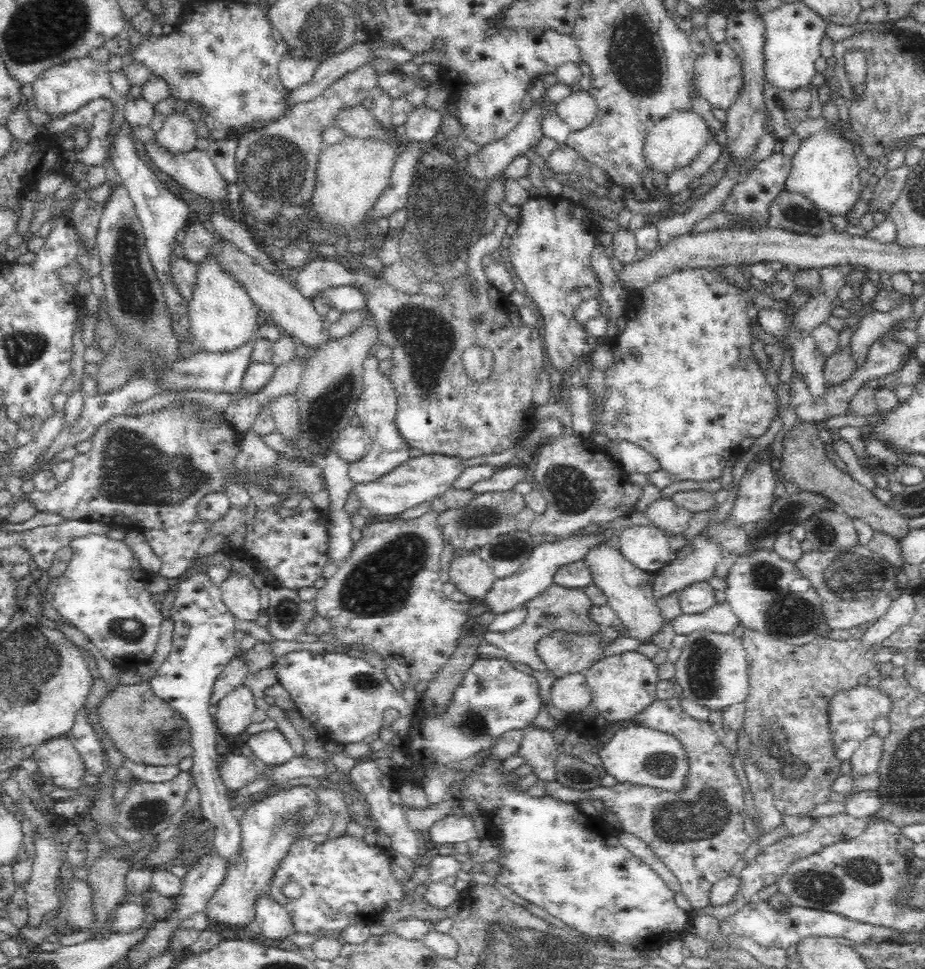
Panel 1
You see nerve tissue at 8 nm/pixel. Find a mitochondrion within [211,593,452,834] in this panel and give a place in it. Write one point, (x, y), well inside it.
(365, 682)

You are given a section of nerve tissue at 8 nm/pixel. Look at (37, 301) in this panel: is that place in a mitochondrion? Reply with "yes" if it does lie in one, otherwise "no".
no

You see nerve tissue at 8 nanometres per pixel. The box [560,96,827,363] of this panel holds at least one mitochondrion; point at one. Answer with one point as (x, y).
(795, 214)

